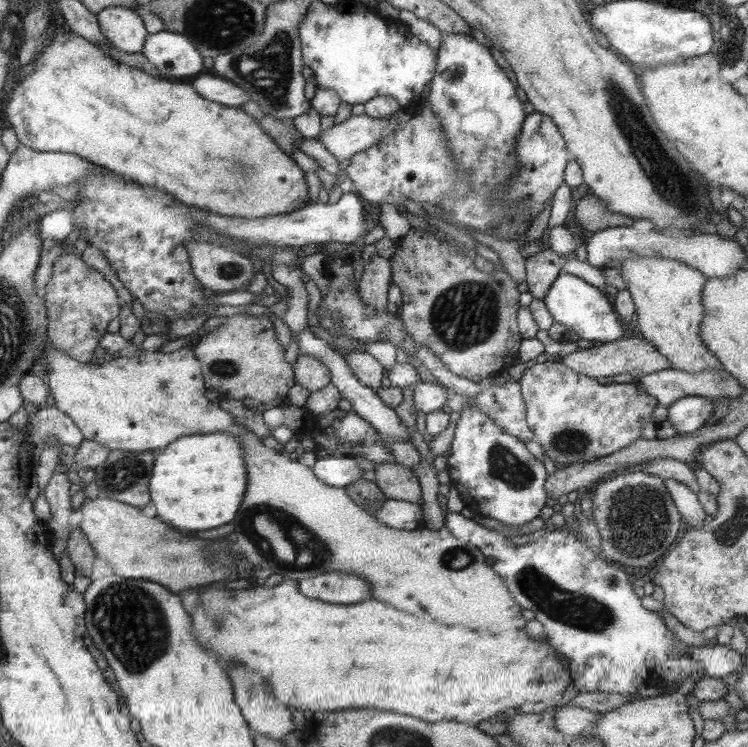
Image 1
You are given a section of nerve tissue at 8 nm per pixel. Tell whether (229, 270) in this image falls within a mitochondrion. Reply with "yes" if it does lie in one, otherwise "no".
yes

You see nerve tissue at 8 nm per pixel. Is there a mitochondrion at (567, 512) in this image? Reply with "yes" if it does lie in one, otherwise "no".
no

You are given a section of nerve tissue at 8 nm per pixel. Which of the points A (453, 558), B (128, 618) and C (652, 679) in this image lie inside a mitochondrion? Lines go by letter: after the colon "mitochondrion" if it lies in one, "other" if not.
A: mitochondrion
B: mitochondrion
C: other

